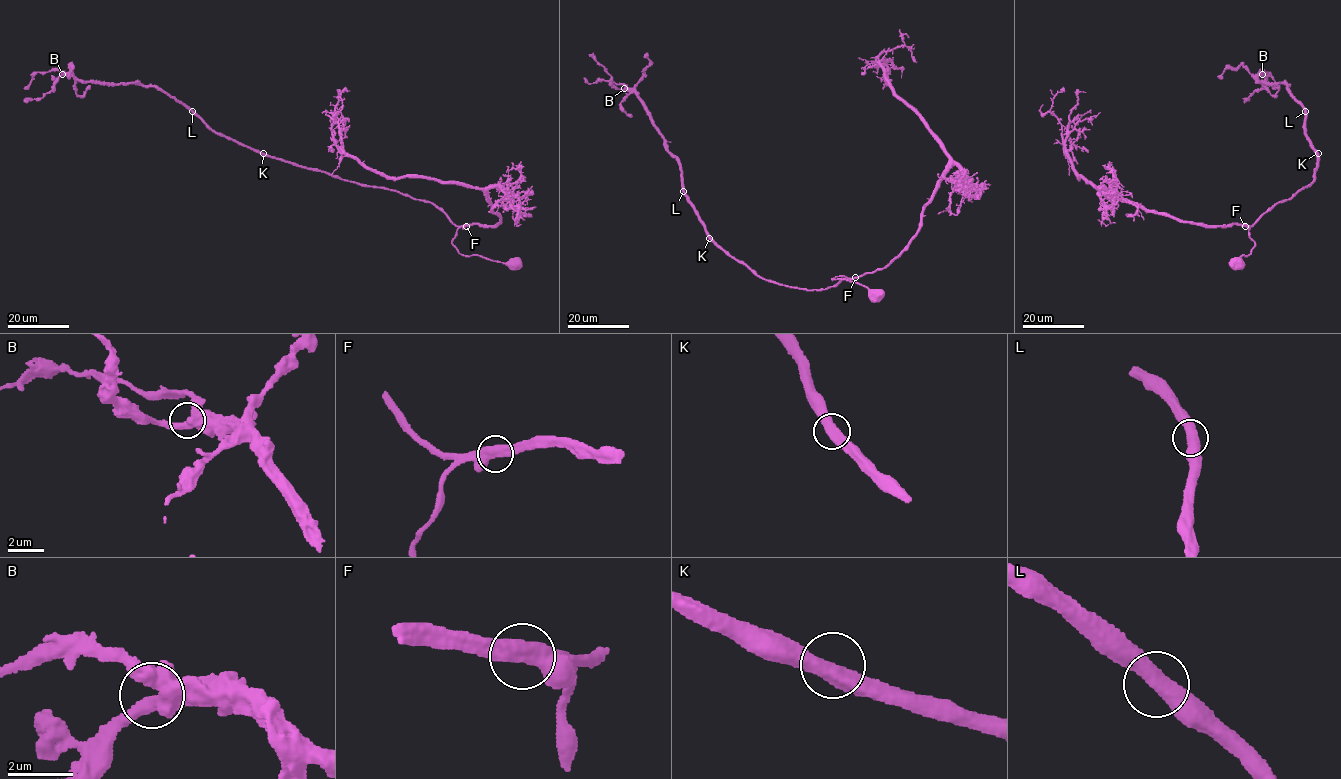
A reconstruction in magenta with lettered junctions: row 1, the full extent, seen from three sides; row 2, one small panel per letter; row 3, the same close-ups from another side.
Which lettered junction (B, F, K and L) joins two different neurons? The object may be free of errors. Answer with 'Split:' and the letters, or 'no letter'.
Split: no letter

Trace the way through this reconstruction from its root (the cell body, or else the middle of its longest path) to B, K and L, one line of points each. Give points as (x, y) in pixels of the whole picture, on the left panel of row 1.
B: (514, 263), (461, 255), (452, 243), (458, 227), (431, 203), (254, 151), (155, 87), (82, 82), (62, 74)
K: (514, 263), (505, 264), (477, 255), (461, 255), (452, 243), (458, 227), (429, 202), (341, 180), (263, 153)
L: (514, 263), (461, 255), (452, 243), (458, 227), (429, 202), (263, 155), (221, 136), (192, 111)

